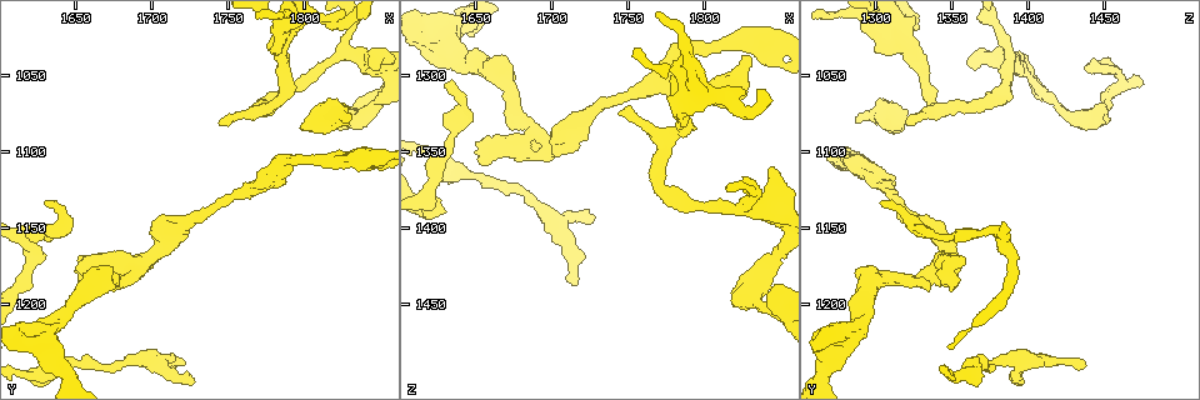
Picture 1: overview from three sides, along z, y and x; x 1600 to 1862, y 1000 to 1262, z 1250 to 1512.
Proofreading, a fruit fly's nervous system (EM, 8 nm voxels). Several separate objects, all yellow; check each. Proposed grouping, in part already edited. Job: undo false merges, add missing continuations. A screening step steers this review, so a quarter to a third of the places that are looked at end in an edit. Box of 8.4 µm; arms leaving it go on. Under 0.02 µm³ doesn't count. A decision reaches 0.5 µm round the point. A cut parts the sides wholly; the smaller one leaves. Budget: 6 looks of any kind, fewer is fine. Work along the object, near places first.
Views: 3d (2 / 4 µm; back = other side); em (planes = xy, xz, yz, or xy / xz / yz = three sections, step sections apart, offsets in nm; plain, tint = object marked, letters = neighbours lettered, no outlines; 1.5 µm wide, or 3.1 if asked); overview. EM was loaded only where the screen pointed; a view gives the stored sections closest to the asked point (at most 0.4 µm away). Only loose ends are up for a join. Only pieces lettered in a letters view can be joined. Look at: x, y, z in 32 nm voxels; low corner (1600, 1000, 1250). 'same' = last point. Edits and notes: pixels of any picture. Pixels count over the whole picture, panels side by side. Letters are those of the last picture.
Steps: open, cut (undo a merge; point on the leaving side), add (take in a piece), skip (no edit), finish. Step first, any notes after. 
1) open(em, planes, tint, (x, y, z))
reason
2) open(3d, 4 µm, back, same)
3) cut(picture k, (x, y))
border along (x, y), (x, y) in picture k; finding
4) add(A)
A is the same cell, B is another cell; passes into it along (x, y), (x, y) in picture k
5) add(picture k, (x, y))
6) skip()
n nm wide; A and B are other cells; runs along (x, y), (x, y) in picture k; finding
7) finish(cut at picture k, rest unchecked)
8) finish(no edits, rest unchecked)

open(3d, 4 µm, (1652, 1188, 1352))
stops while still wide

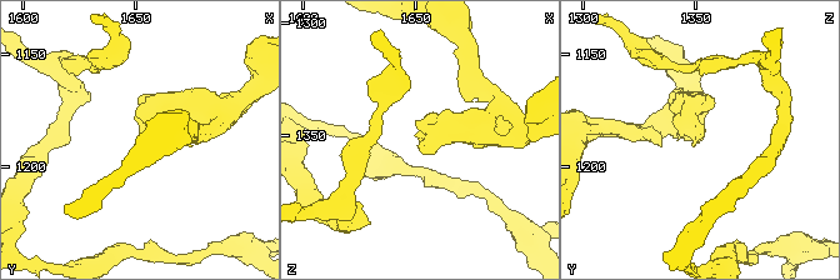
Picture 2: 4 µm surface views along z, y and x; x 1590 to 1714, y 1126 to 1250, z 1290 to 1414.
open(em, planes, letters, (1654, 1188, 1353))

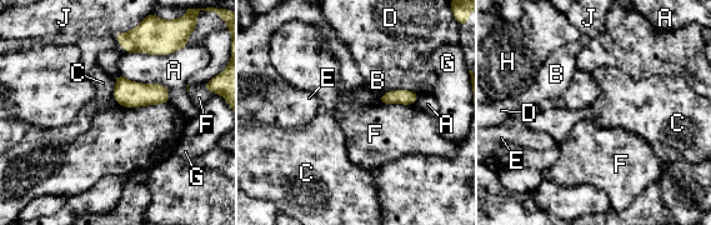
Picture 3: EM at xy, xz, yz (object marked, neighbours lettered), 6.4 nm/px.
skip()
A, B, C, D, E, F, G, H and J are other cells; border along (169, 101), (134, 108), (121, 106) in picture 3; no lettered piece goes on from it

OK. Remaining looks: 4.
open(3d, 2 µm, (1632, 1134, 1304))
tapers out

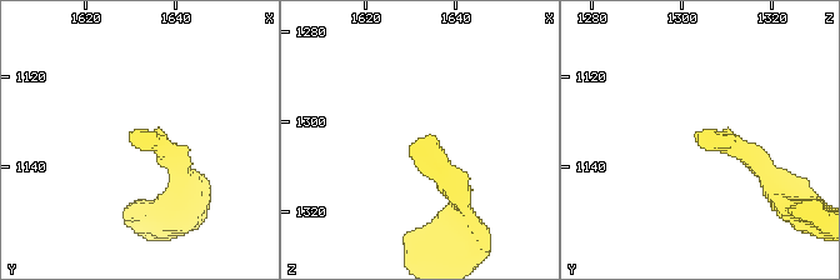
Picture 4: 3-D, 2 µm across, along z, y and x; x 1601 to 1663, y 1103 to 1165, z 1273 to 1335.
open(em, planes, plain, (1632, 1133, 1303))
shape alone is not enough

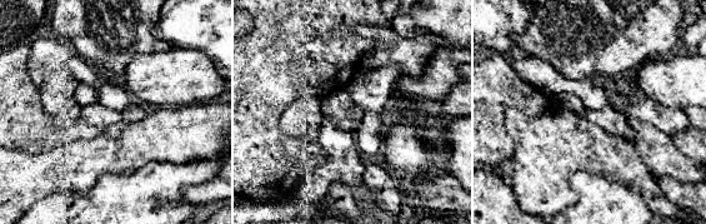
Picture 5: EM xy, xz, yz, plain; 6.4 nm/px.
open(em, planes, letters, same)
what lies round it

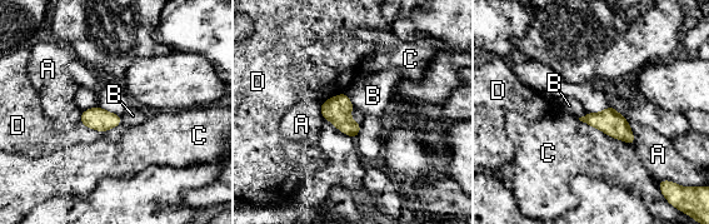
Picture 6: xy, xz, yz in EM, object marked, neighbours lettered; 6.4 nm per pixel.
skip()
A, B, C and D are other cells; border along (344, 90), (321, 103) in picture 6; none of them fits

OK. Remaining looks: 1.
finish(no edits, rest unchecked)

